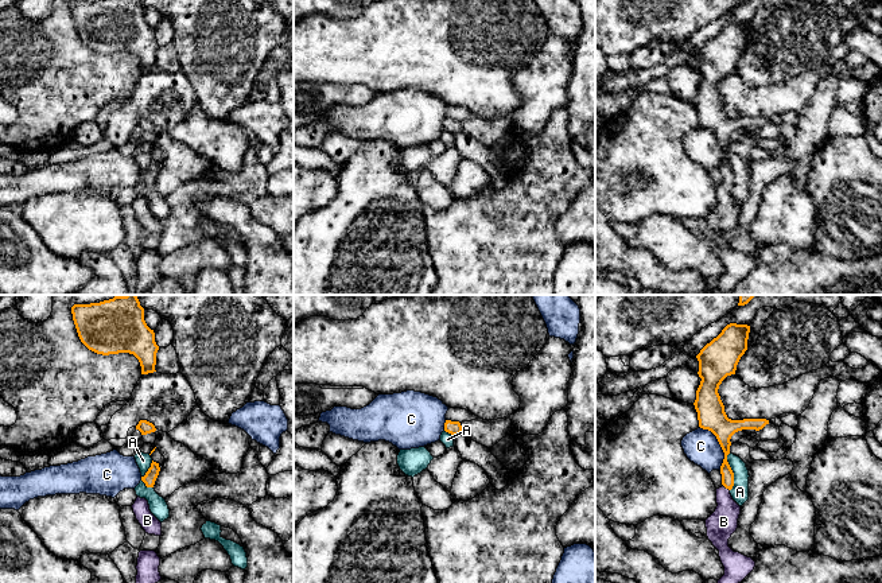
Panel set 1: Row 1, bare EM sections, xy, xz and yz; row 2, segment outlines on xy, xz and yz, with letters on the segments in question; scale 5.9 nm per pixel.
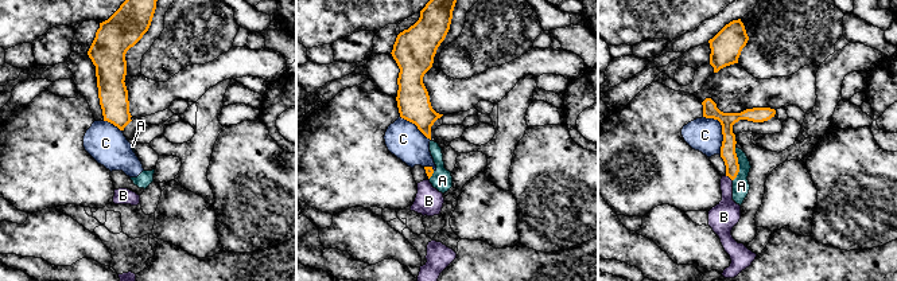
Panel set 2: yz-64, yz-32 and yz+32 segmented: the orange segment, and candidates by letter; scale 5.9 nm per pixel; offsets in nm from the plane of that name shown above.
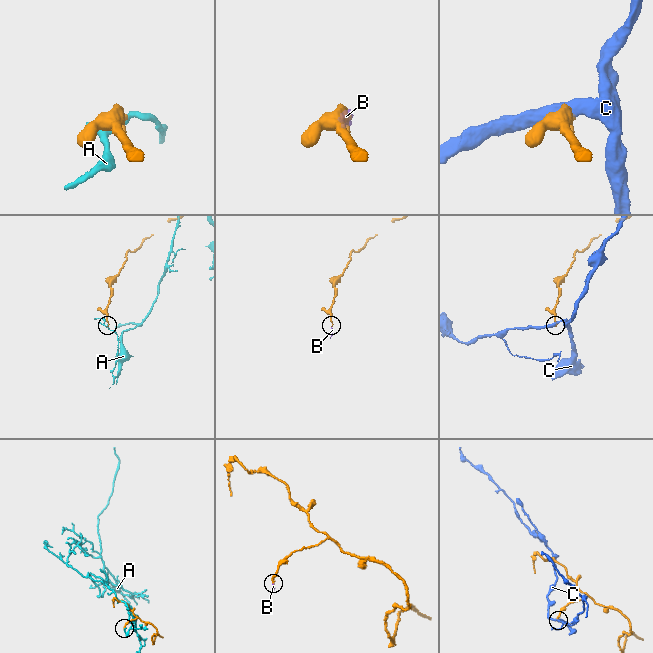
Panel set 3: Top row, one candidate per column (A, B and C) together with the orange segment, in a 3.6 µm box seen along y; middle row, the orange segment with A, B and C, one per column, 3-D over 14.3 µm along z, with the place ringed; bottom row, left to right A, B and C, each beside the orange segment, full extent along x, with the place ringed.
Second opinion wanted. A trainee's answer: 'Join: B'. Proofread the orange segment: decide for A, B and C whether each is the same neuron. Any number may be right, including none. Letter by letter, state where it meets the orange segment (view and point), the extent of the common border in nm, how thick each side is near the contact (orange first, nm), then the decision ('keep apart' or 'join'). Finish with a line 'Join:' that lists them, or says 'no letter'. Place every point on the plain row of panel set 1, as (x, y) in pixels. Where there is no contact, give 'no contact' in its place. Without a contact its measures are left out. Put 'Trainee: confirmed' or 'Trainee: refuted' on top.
Trainee: confirmed
A: meets orange in yz at (731, 170); contact 240 nm long; 120 nm thick on the orange side, 110 nm on the other; keep apart
B: meets orange in yz at (726, 186); contact 50 nm long; 80 nm thick on the orange side, 170 nm on the other; join
C: meets orange in yz at (721, 144); contact 280 nm long; 170 nm thick on the orange side, 200 nm on the other; keep apart
Join: B

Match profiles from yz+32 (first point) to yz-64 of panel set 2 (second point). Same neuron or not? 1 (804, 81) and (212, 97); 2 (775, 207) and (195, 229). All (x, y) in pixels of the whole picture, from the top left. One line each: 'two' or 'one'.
1: two
2: one

